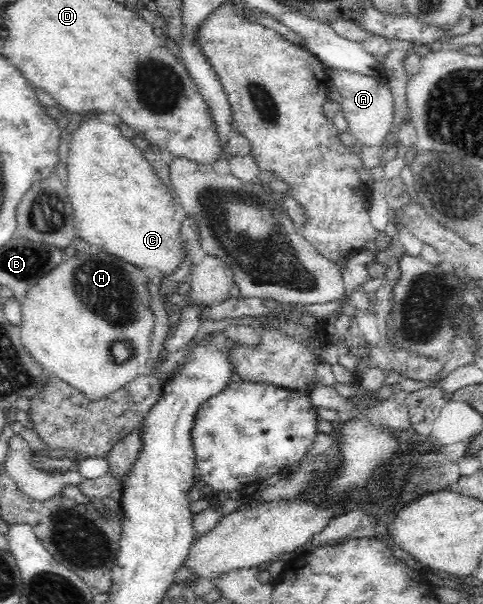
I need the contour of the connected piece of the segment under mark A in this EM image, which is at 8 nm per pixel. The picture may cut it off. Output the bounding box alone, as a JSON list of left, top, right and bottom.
[327,68,393,148]

